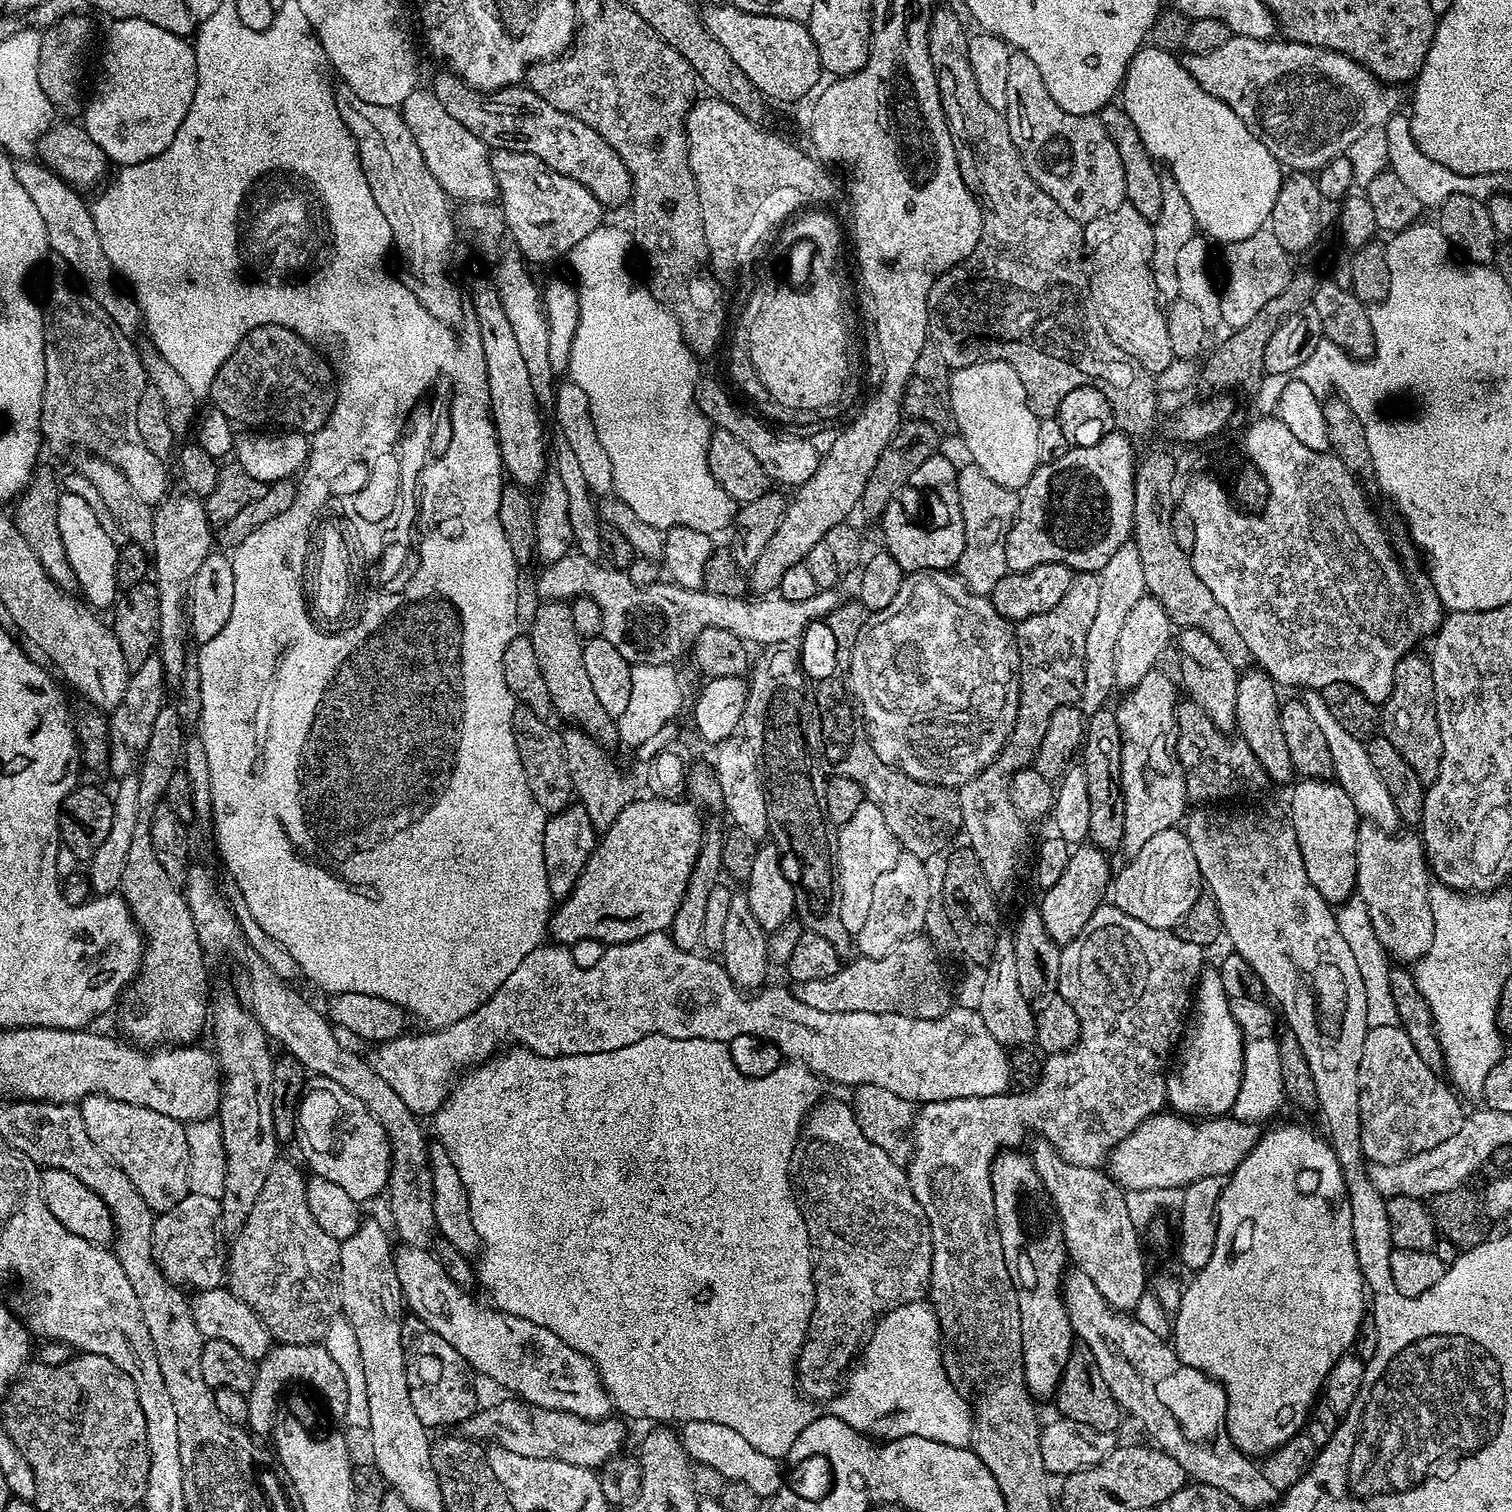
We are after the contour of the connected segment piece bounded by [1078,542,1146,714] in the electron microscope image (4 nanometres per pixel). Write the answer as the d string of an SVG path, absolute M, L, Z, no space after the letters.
M1129 542L1118 546L1118 550L1112 555L1110 562L1106 562L1106 566L1098 575L1102 591L1094 622L1090 626L1090 634L1086 634L1086 678L1082 682L1082 694L1078 701L1079 707L1088 714L1097 712L1099 708L1105 707L1109 703L1108 699L1111 698L1112 692L1114 693L1116 688L1114 646L1118 646L1118 634L1122 631L1122 622L1126 622L1130 609L1146 594L1146 578L1142 575L1142 558L1139 557L1135 543Z

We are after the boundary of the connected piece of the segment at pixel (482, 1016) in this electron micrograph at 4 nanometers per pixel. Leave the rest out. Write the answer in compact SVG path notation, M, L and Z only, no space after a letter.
M655 932L654 934L646 934L634 942L607 945L602 954L602 962L597 962L595 966L590 966L589 968L583 968L582 966L578 966L578 962L574 962L571 947L555 942L545 942L539 948L530 950L530 954L526 954L526 958L522 958L521 964L518 965L518 970L514 970L514 974L510 974L510 978L506 978L506 982L502 982L502 986L498 986L496 993L482 1006L478 1006L478 1010L474 1010L466 1018L462 1018L446 1028L424 1030L421 1031L421 1036L405 1034L399 1036L396 1040L389 1040L387 1044L379 1045L375 1049L376 1053L373 1056L369 1055L367 1057L367 1062L376 1071L378 1078L386 1078L386 1083L389 1084L390 1090L394 1090L394 1094L398 1094L398 1098L402 1098L402 1102L406 1102L406 1106L410 1106L410 1110L418 1118L425 1118L424 1116L428 1116L428 1118L435 1117L436 1111L447 1102L461 1074L467 1073L469 1070L493 1059L501 1049L511 1044L527 1048L529 1052L533 1052L539 1056L581 1056L582 1054L598 1054L599 1052L622 1050L626 1046L634 1046L634 1042L638 1042L647 1036L665 1036L666 1038L678 1038L679 1040L706 1038L707 1040L717 1040L718 1042L727 1044L728 1041L738 1038L742 1034L750 1034L751 1036L766 1038L770 1042L774 1042L778 1046L781 1057L804 1065L805 1068L809 1068L821 1081L827 1082L827 1080L833 1080L836 1084L852 1084L851 1086L859 1086L861 1084L882 1086L884 1089L892 1091L893 1094L898 1094L898 1098L906 1098L913 1102L919 1102L921 1105L933 1104L936 1100L949 1100L950 1098L1003 1096L1009 1091L1010 1085L1008 1083L1014 1080L1009 1053L995 1040L994 1034L990 1034L990 1030L986 1030L986 1022L982 1022L979 1011L975 1007L959 1008L959 1006L953 1006L949 1008L945 1016L939 1016L933 1020L910 1018L909 1016L894 1014L893 1012L887 1012L886 1014L866 1014L865 1012L827 1012L826 1010L814 1010L814 1006L806 1006L806 1002L799 1000L791 987L771 988L771 986L768 986L763 990L757 991L755 994L745 995L741 989L737 988L736 983L730 978L730 974L726 974L726 970L719 959L713 958L708 954L699 956L700 954L696 950L690 952L682 950L673 942L668 932Z

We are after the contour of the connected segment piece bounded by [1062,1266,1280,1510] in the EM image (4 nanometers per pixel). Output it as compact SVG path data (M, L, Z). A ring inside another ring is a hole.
M1072 1266L1065 1271L1062 1277L1062 1295L1073 1333L1090 1346L1098 1364L1104 1364L1104 1377L1117 1401L1127 1411L1129 1408L1137 1421L1148 1420L1144 1432L1153 1445L1170 1454L1195 1483L1225 1491L1245 1509L1266 1508L1279 1499L1280 1490L1267 1481L1263 1469L1257 1463L1255 1465L1247 1453L1237 1450L1230 1437L1220 1440L1220 1444L1212 1440L1212 1444L1208 1444L1210 1448L1196 1448L1196 1444L1188 1444L1188 1440L1184 1440L1184 1436L1176 1432L1172 1416L1168 1416L1168 1412L1160 1412L1160 1408L1156 1408L1156 1400L1152 1400L1152 1396L1148 1396L1144 1388L1132 1388L1132 1380L1128 1380L1128 1376L1132 1376L1132 1364L1128 1364L1128 1360L1136 1360L1136 1356L1144 1356L1144 1352L1152 1352L1152 1348L1160 1352L1160 1344L1148 1344L1148 1348L1144 1348L1144 1340L1152 1340L1152 1334L1150 1330L1146 1330L1146 1326L1142 1326L1131 1315L1111 1308L1106 1298L1098 1294L1098 1286L1090 1282L1086 1270L1081 1268Z

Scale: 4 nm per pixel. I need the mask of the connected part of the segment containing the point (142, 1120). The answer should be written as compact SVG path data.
M88 1096L78 1104L82 1118L86 1122L86 1134L107 1154L123 1172L128 1175L130 1182L146 1198L146 1202L152 1207L153 1213L159 1214L178 1206L182 1198L186 1198L190 1191L188 1175L190 1174L190 1146L186 1142L184 1133L185 1125L174 1118L166 1118L166 1114L158 1114L154 1110L146 1110L142 1106L127 1104L121 1100L115 1100L109 1096Z

